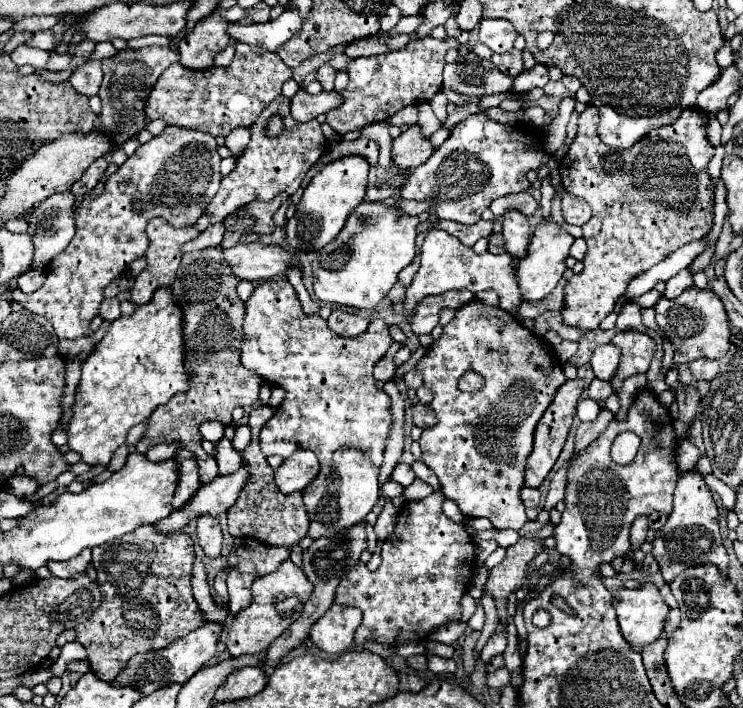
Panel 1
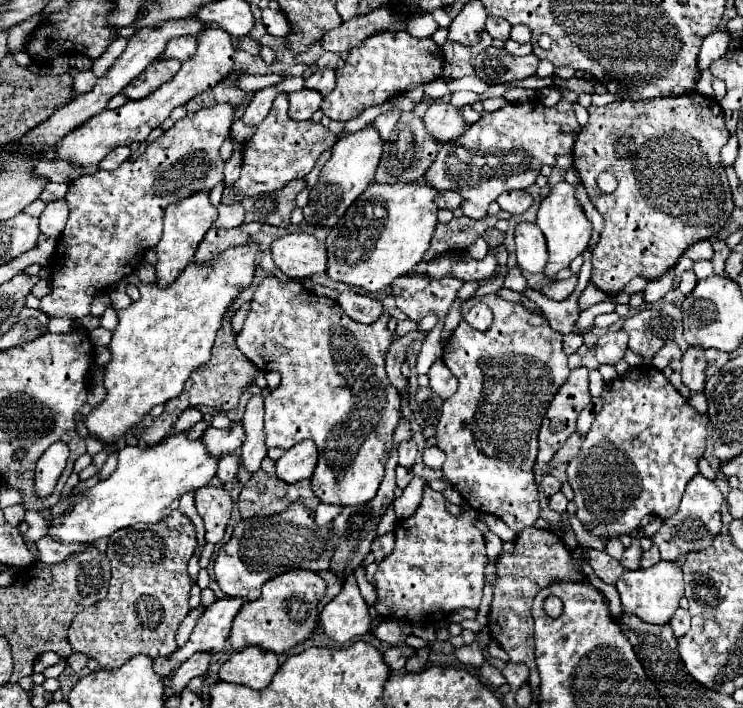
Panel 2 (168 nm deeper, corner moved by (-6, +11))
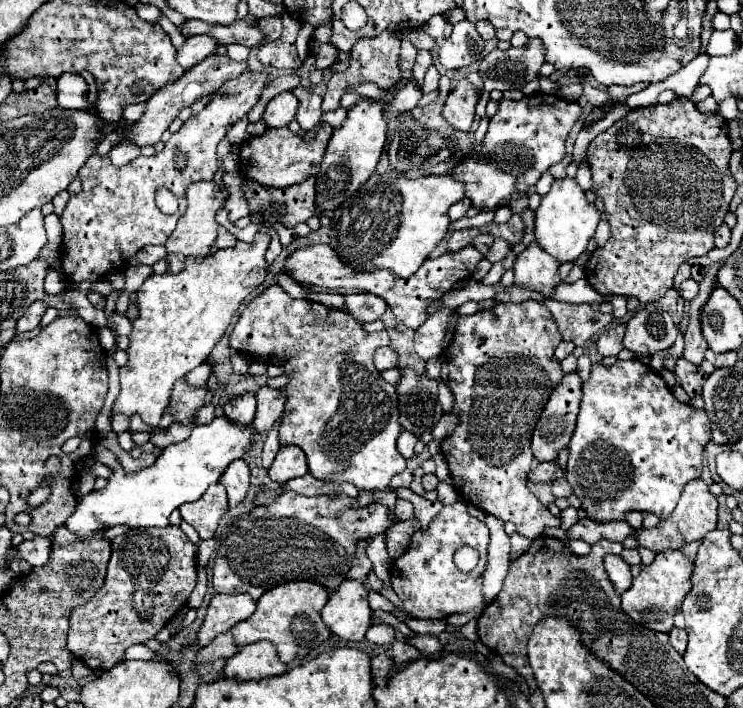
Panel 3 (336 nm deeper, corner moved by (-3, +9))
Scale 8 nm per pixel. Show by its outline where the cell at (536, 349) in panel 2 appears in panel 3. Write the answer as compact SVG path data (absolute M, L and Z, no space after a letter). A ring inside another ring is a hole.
M526 300L520 304L502 302L492 310L478 310L472 316L462 316L456 324L450 346L440 354L442 380L454 394L454 412L460 416L460 424L452 436L442 442L442 452L448 462L454 486L458 494L476 508L490 512L492 516L516 524L516 532L528 538L538 538L546 526L560 526L562 518L552 516L548 508L528 490L526 474L534 460L530 450L532 430L542 414L552 390L560 384L564 372L554 356L554 348L560 344L558 326L550 310L536 302Z

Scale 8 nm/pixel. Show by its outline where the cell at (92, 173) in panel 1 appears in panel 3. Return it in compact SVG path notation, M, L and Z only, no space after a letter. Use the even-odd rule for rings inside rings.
M122 142L110 152L110 160L114 166L124 166L132 162L136 156L140 156L140 146L132 146L132 142Z

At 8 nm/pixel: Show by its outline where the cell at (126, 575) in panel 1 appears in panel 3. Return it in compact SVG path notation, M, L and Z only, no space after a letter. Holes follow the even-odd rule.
M178 526L164 528L134 528L124 536L112 540L112 558L108 562L108 574L104 586L84 606L72 610L68 628L68 650L92 670L110 670L120 660L126 648L132 644L144 644L154 638L158 630L166 626L188 602L190 592L196 586L196 546L186 538Z

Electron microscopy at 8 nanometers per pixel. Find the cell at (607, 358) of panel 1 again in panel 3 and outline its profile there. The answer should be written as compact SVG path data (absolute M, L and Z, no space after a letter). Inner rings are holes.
M618 324L618 326L606 330L604 334L600 334L600 338L596 342L598 352L602 356L616 356L624 348L622 338L624 338L624 324Z

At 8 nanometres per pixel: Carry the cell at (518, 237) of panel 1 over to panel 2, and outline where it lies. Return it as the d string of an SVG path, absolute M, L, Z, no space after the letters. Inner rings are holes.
M521 222L515 228L515 248L517 248L517 262L527 272L543 272L547 262L547 246L545 236L537 224Z

